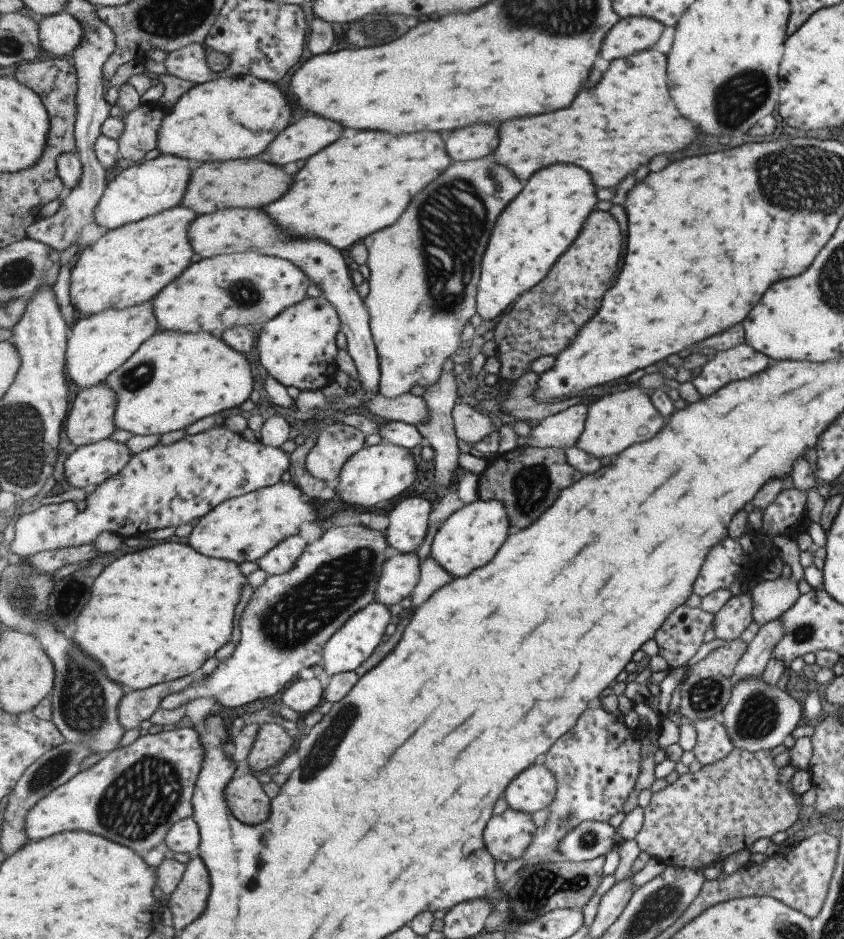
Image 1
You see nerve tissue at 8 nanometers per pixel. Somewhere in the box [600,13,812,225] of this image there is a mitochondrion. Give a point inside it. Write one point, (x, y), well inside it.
(738, 97)

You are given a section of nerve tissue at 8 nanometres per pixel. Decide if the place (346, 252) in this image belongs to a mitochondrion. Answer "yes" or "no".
no

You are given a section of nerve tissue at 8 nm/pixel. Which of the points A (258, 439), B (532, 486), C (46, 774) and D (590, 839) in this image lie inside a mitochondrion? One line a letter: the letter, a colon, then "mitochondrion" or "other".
A: other
B: mitochondrion
C: mitochondrion
D: mitochondrion

